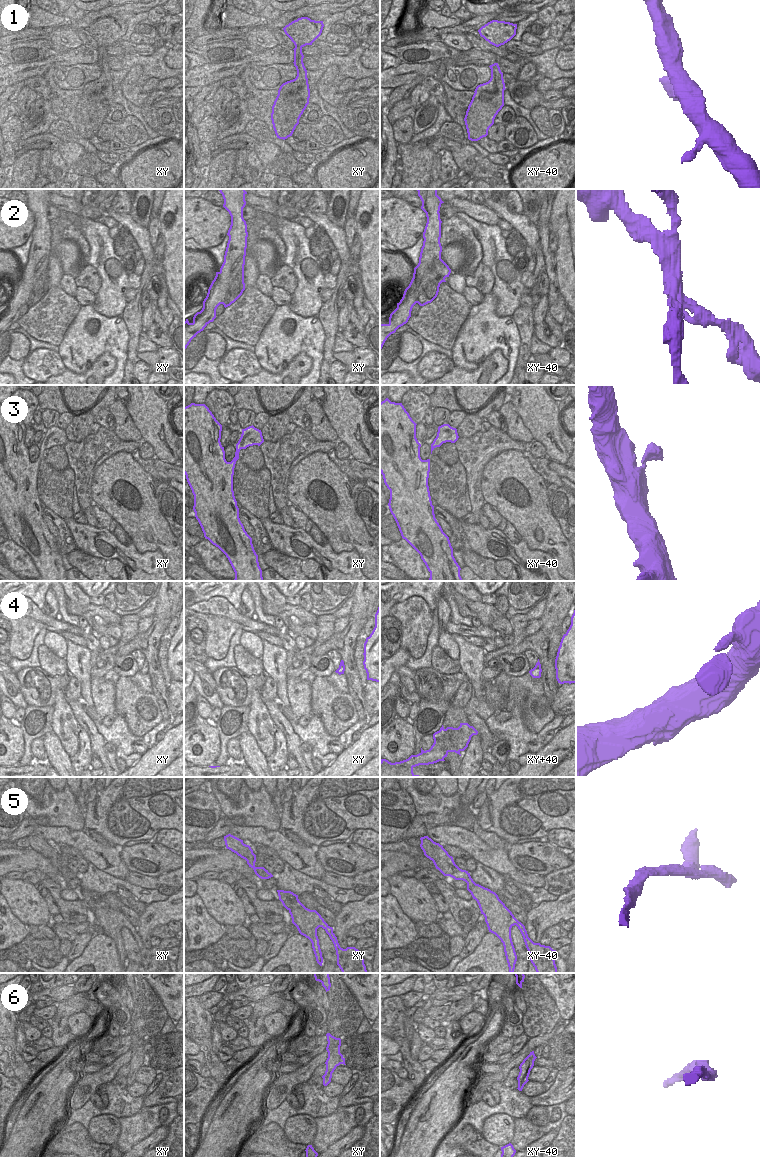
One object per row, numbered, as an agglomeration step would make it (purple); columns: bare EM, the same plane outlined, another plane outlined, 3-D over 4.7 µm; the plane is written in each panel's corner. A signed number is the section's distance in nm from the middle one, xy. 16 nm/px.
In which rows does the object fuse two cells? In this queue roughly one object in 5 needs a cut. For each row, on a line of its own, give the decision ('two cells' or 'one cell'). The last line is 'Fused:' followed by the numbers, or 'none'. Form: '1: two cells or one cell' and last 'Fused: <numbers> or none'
1: one cell
2: two cells
3: one cell
4: one cell
5: one cell
6: one cell
Fused: 2

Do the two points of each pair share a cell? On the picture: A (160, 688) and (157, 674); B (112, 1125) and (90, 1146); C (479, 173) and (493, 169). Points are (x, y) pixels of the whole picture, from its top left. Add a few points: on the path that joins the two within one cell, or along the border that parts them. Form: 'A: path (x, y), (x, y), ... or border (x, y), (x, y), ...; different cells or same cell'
A: path (158, 685), (157, 677); same cell
B: border (86, 1129), (94, 1141), (106, 1143), (110, 1146); different cells
C: path (482, 170), (490, 169); same cell

